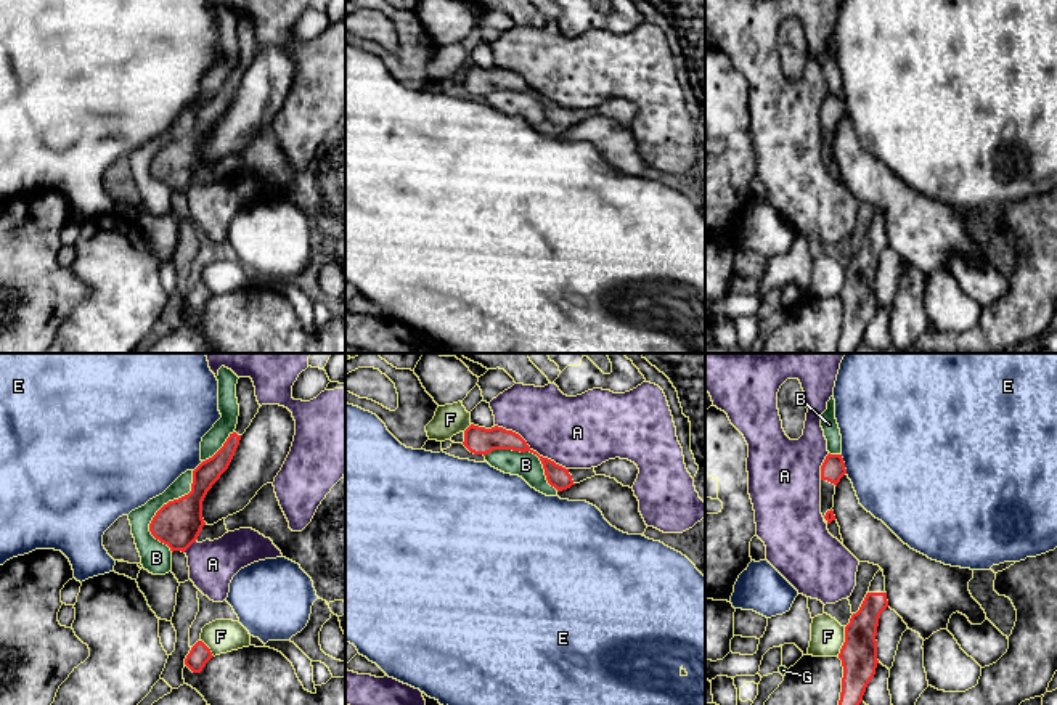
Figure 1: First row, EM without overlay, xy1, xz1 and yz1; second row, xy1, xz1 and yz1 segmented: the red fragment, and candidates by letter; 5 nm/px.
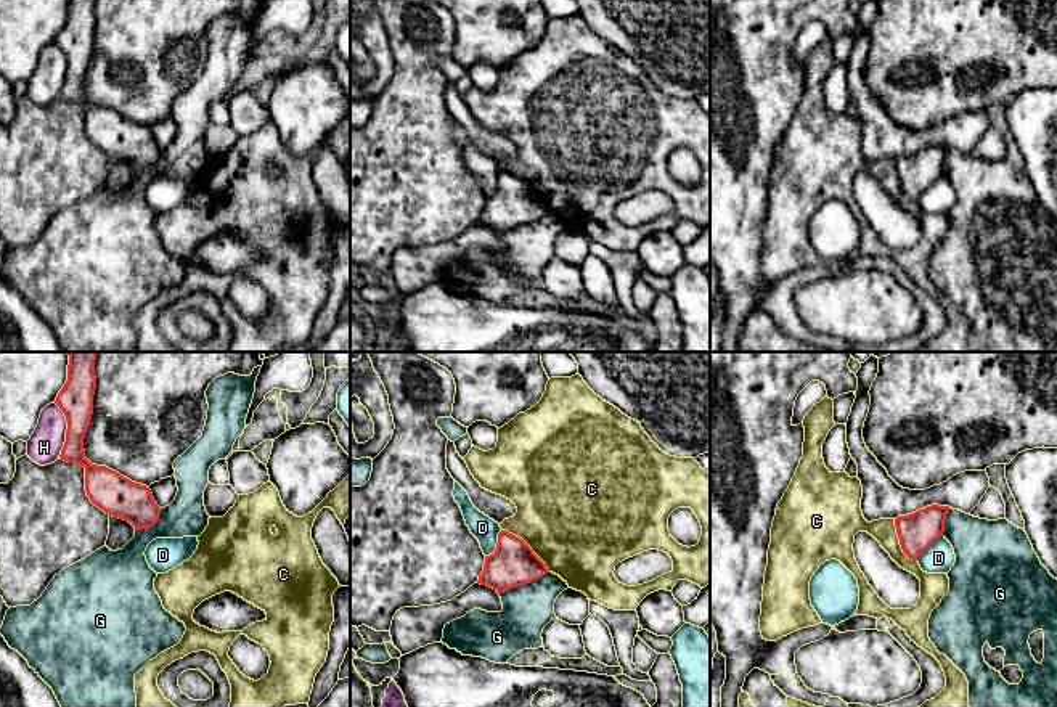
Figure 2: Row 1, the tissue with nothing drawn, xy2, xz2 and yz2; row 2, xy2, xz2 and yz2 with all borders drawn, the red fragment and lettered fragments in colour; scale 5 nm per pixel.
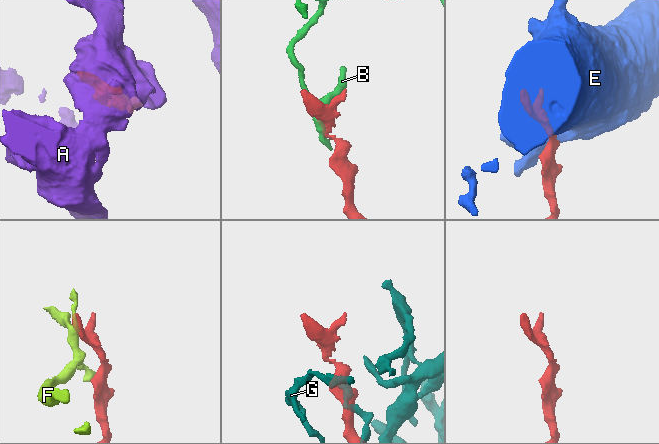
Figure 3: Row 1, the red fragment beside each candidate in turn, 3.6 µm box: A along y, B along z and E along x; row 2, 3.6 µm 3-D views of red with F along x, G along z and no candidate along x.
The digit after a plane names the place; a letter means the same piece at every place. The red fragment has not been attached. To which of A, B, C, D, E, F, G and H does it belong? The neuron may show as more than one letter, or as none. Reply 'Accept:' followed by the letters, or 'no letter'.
Accept: no letter

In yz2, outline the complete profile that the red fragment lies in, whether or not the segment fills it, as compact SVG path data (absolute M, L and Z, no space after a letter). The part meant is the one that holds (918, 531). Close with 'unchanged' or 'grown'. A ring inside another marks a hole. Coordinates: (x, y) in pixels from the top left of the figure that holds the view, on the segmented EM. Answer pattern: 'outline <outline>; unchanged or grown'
outline M932 505L908 516L895 519L903 553L917 561L919 556L945 532L949 506Z; unchanged

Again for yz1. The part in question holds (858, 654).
outline M879 570L856 613L845 626L845 642L839 658L843 666L839 705L859 705L877 668L877 626L880 613L888 607L885 577Z; grown

